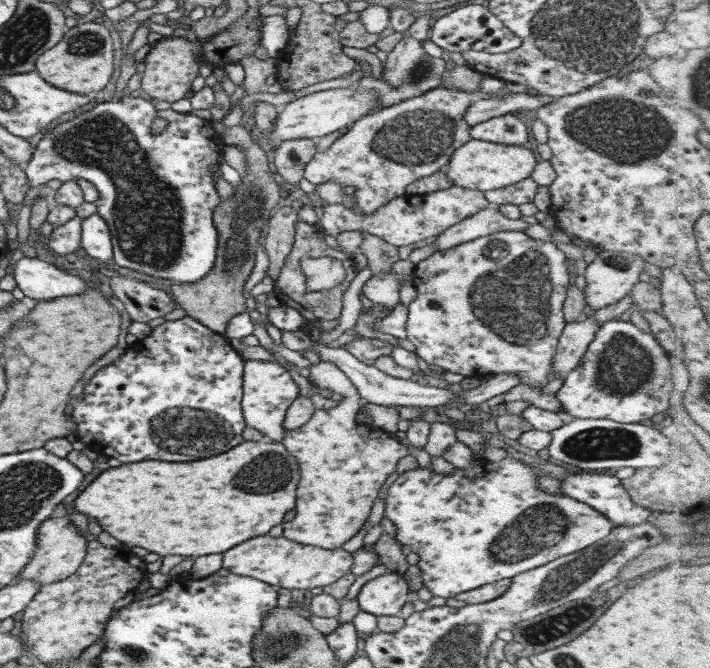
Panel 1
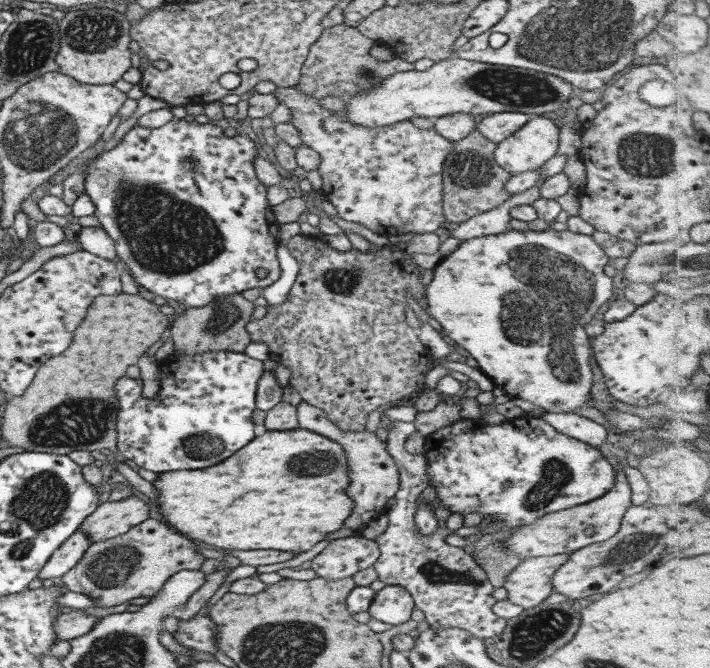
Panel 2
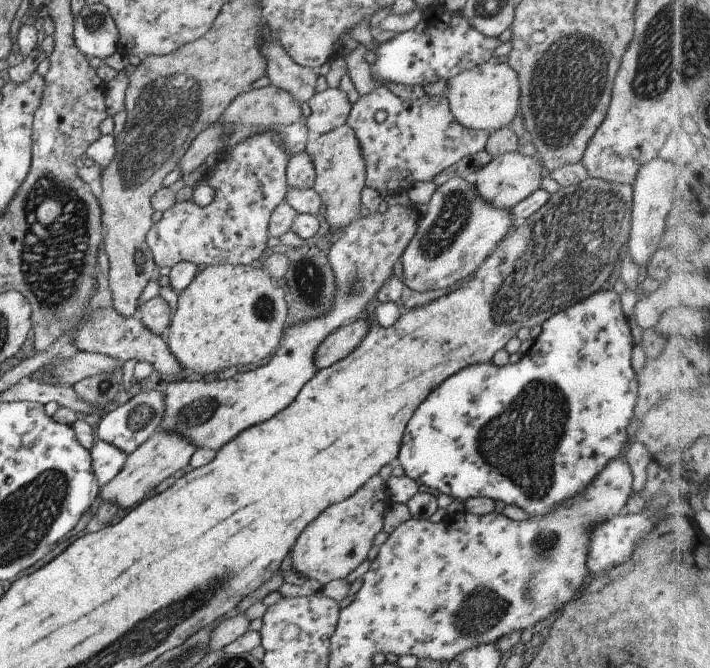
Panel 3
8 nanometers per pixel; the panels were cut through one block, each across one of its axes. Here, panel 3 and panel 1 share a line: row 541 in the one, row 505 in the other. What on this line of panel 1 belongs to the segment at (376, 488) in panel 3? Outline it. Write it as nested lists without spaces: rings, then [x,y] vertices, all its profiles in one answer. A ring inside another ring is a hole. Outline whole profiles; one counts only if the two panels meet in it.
[[[320,361],[310,366],[310,377],[306,378],[298,373],[296,365],[292,363],[285,367],[300,386],[299,397],[310,399],[312,387],[326,387],[336,393],[344,395],[344,399],[337,408],[324,414],[316,410],[315,414],[306,424],[284,434],[284,446],[298,460],[300,482],[296,488],[296,515],[291,521],[283,524],[283,537],[291,541],[300,542],[323,549],[342,548],[344,542],[354,538],[362,529],[370,516],[374,500],[378,496],[380,487],[388,480],[388,476],[395,471],[398,461],[409,454],[409,448],[402,444],[393,434],[384,430],[367,428],[358,422],[357,414],[360,404],[357,388],[336,364],[330,361]]]

